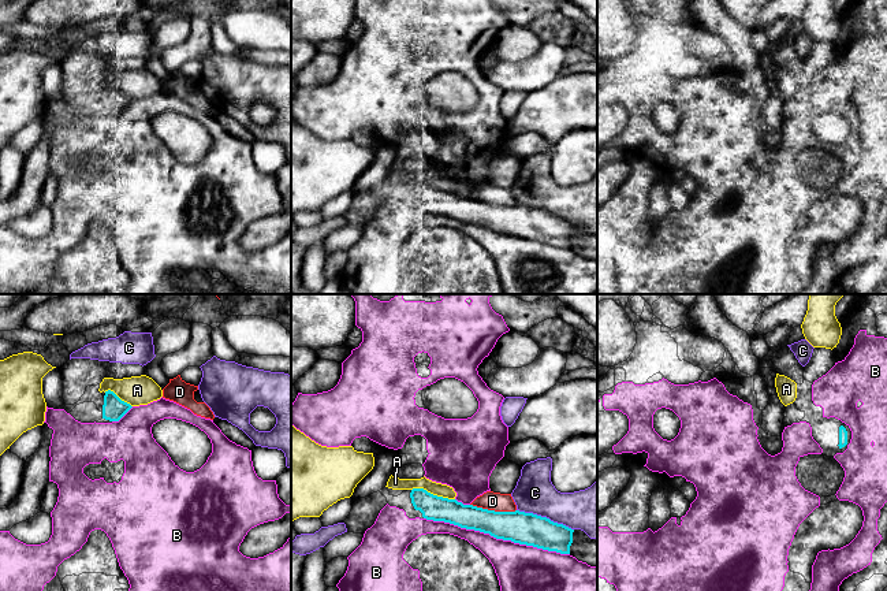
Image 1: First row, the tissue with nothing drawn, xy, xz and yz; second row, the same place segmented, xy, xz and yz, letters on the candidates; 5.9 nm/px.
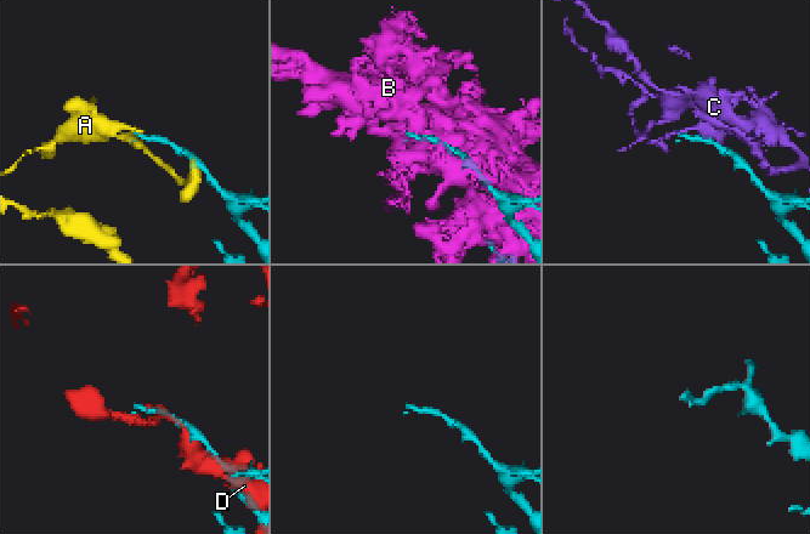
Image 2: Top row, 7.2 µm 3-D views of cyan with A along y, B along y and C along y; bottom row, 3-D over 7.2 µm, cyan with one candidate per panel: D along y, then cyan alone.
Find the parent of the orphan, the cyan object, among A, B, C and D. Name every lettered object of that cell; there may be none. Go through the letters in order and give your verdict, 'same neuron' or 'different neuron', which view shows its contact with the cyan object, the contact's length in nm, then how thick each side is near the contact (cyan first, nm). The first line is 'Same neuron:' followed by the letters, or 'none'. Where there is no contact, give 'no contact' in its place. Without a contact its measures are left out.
Same neuron: none
A: different neuron | xz | 260 nm | 150/80 nm
B: different neuron | xz | 900 nm | 190/300 nm
C: different neuron | xz | 360 nm | 190/240 nm
D: different neuron | xz | 280 nm | 190/110 nm

